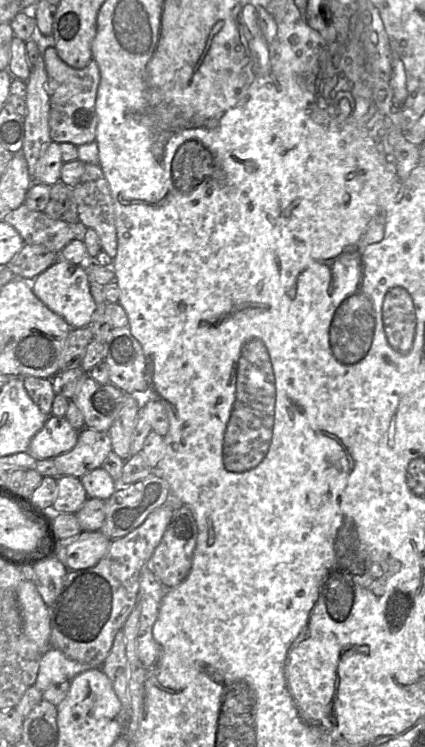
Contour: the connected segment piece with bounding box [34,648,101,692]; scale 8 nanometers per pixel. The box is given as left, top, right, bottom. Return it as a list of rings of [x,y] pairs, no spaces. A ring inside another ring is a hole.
[[[50,648],[41,656],[40,663],[39,663],[39,671],[34,686],[36,686],[41,692],[43,692],[53,684],[63,682],[63,681],[71,681],[78,674],[92,668],[101,668],[101,667],[93,667],[88,664],[71,660],[67,658],[62,651],[55,648]]]

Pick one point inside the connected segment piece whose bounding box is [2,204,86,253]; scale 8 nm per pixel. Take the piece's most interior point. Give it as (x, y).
(35, 227)

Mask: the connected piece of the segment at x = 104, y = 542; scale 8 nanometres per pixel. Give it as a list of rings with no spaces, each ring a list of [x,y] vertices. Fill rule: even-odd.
[[[100,531],[81,532],[65,544],[58,545],[58,559],[69,570],[95,566],[108,552],[111,540]]]

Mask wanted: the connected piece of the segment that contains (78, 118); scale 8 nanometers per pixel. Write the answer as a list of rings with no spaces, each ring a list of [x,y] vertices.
[[[46,44],[42,56],[47,71],[47,91],[50,98],[49,127],[51,140],[57,143],[68,142],[75,146],[96,141],[98,116],[96,98],[100,83],[100,70],[92,59],[83,69],[66,64],[57,54],[55,47]]]

